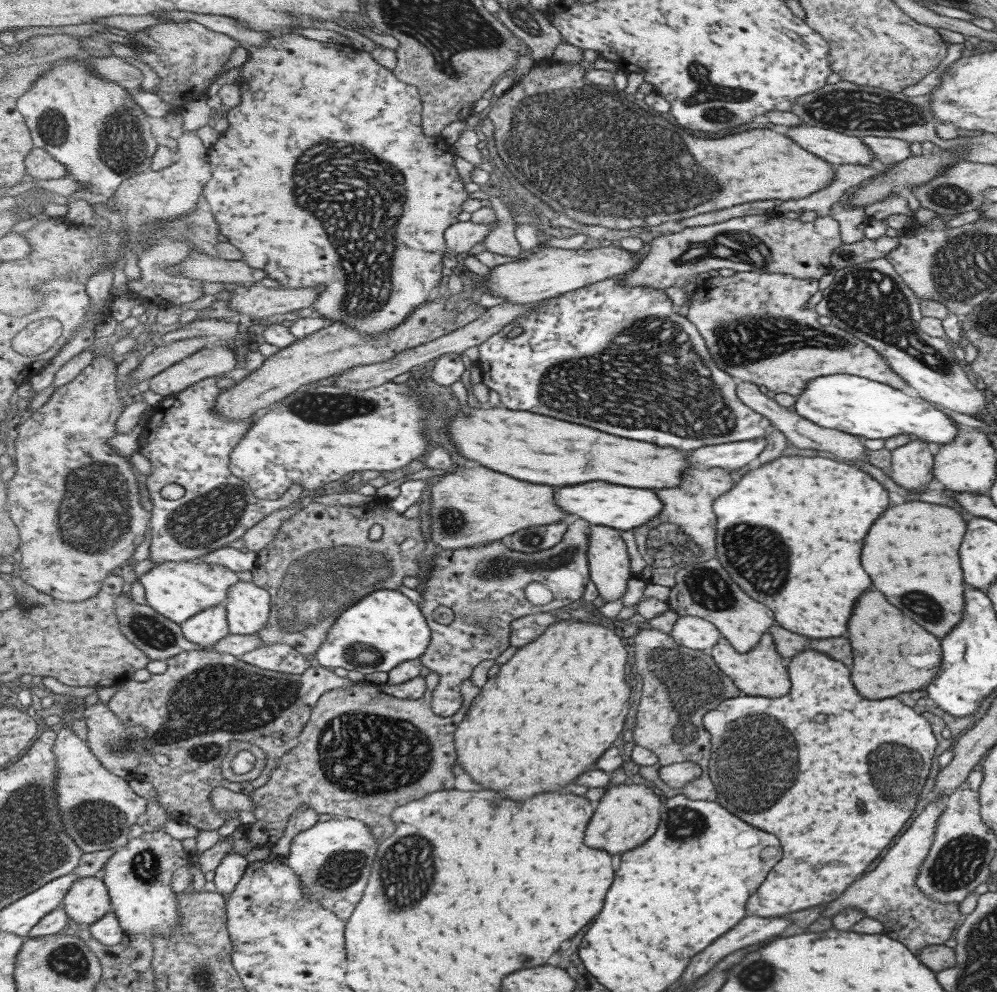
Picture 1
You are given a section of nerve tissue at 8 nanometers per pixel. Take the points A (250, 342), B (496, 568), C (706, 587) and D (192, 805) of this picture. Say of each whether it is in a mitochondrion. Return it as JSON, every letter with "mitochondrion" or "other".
{"A":"other","B":"mitochondrion","C":"mitochondrion","D":"other"}

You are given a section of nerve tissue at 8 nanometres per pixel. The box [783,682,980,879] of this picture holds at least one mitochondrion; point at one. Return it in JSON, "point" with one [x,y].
{"point":[903,776]}

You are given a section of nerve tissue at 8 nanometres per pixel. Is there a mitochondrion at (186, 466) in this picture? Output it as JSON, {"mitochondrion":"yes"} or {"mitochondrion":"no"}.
{"mitochondrion":"no"}

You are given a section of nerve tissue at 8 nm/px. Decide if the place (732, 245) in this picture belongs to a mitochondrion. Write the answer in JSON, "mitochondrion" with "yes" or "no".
{"mitochondrion":"yes"}

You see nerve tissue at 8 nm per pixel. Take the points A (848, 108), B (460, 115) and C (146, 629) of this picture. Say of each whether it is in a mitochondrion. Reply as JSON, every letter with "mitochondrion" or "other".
{"A":"mitochondrion","B":"other","C":"mitochondrion"}

